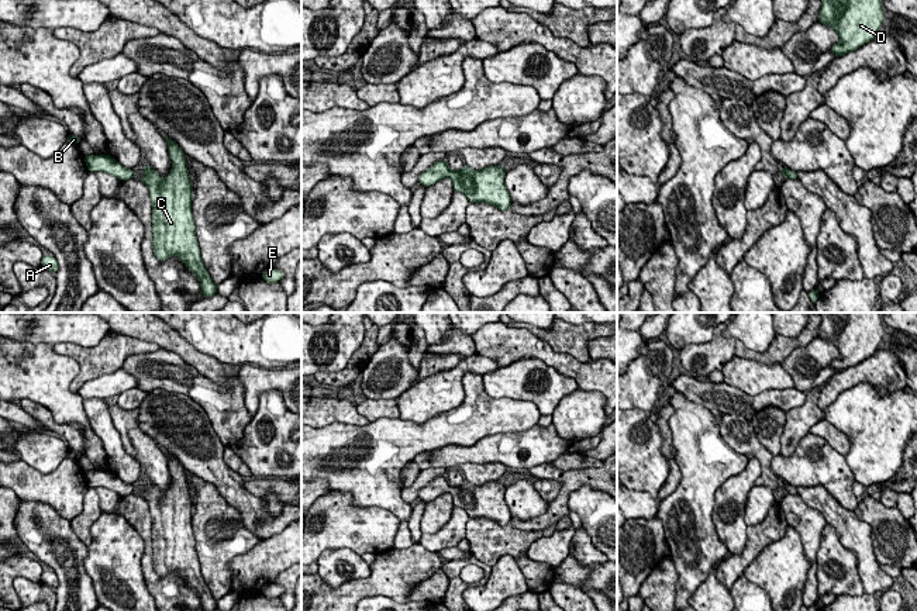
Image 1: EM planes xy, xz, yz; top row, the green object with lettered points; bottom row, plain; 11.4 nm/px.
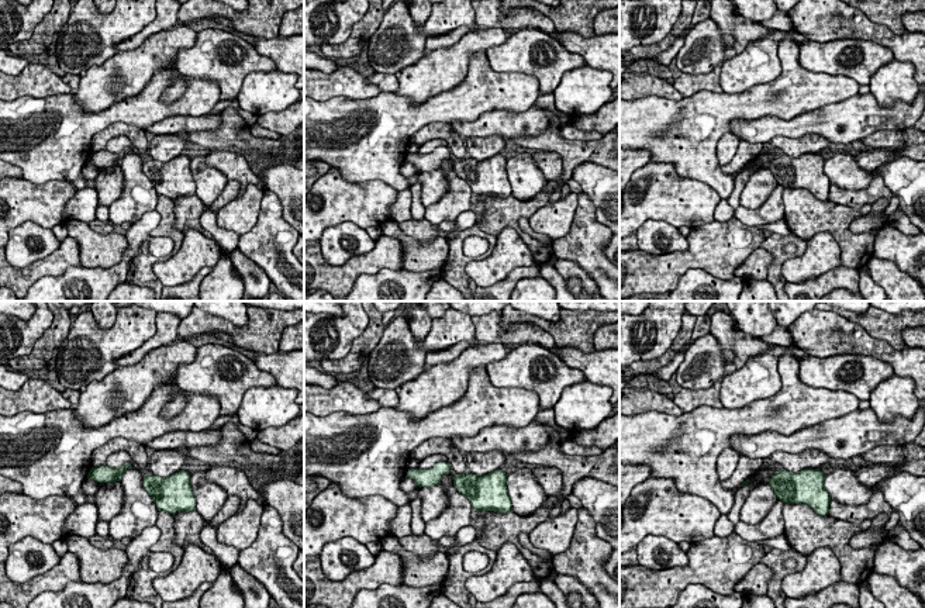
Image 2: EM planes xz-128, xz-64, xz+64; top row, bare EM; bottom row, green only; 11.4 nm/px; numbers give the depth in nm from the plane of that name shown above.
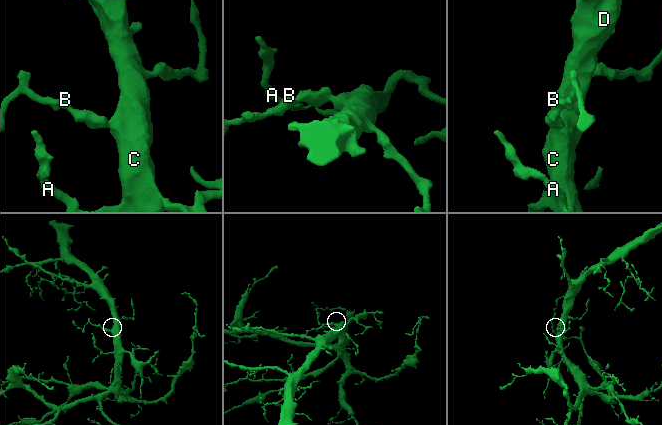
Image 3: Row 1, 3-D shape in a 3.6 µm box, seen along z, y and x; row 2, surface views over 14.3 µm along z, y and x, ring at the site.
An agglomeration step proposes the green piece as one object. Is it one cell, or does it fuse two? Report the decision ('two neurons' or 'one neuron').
one neuron

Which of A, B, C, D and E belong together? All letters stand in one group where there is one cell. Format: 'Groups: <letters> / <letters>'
Groups: A B C D E

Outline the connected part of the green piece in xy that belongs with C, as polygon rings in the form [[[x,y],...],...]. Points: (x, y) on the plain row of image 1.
[[[168,452],[168,467],[172,486],[161,494],[149,480],[144,481],[144,493],[139,494],[149,507],[152,518],[152,562],[159,576],[179,572],[201,601],[201,611],[214,611],[217,601],[211,596],[200,572],[196,552],[196,539],[192,529],[193,501],[189,491],[185,467]]]

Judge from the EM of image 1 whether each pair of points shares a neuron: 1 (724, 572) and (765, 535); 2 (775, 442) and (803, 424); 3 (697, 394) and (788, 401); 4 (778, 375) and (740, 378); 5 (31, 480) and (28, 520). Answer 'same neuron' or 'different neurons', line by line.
1: same neuron
2: different neurons
3: same neuron
4: same neuron
5: different neurons

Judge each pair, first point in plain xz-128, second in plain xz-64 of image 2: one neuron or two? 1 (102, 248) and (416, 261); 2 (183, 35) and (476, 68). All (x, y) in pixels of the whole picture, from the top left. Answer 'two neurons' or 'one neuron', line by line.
1: one neuron
2: two neurons

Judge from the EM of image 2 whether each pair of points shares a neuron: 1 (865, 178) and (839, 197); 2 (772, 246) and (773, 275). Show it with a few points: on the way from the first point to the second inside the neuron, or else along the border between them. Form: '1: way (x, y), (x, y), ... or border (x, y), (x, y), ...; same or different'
1: border (883, 180), (877, 173), (862, 189), (831, 182); different
2: way (776, 254), (775, 268); same

